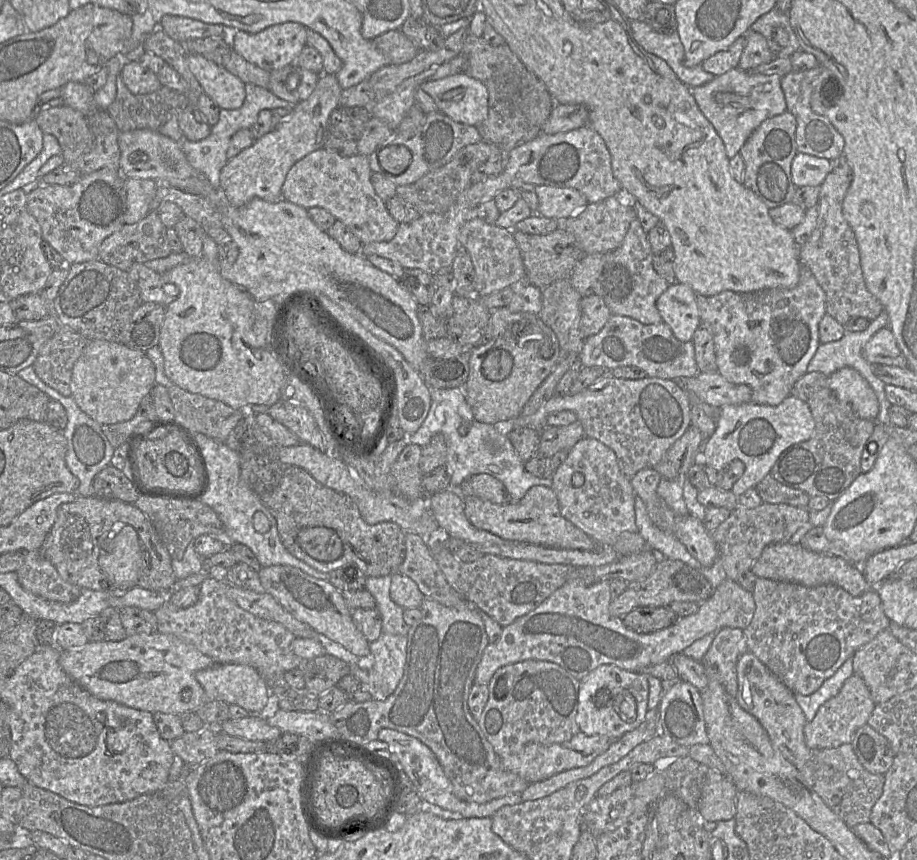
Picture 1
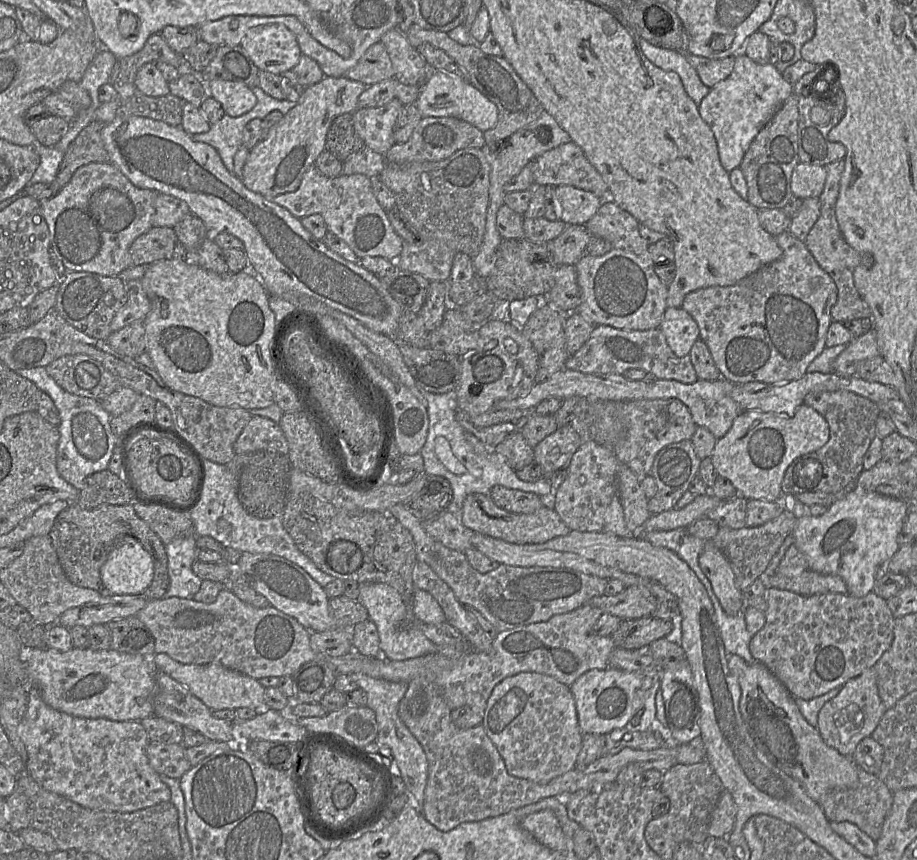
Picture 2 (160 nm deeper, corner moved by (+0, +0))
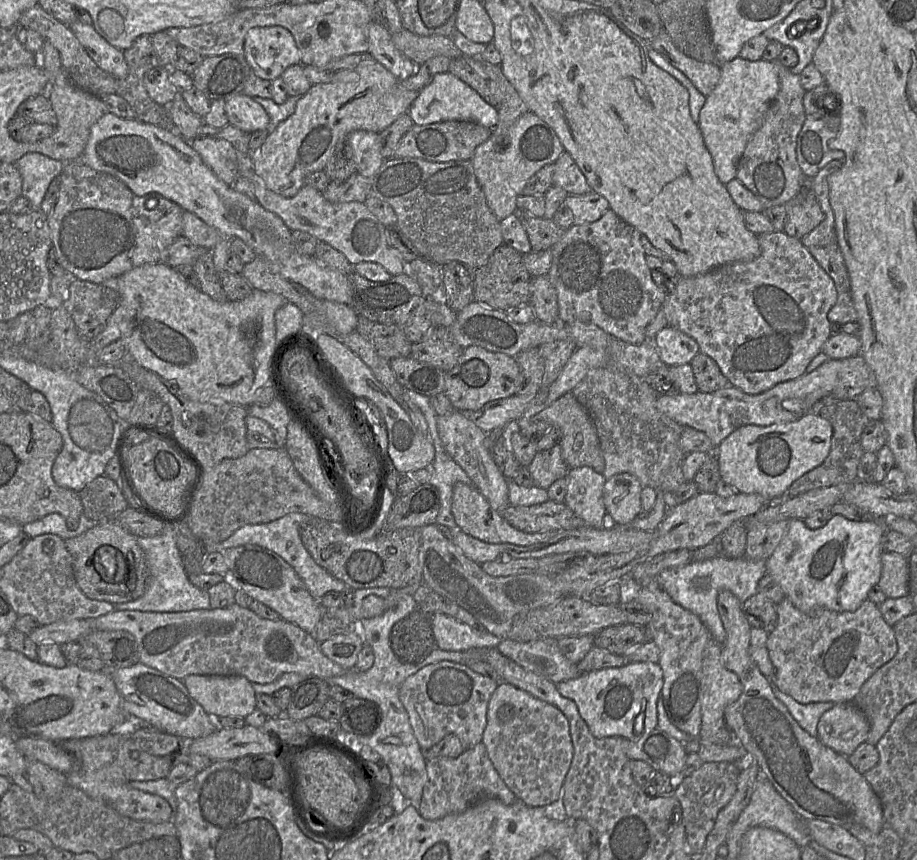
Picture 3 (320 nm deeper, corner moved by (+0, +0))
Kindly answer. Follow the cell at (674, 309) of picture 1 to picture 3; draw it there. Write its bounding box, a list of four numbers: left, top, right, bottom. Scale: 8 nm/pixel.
[654,325,700,366]

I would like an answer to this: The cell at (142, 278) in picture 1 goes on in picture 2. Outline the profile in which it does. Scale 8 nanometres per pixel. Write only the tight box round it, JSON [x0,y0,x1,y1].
[110,279,151,332]

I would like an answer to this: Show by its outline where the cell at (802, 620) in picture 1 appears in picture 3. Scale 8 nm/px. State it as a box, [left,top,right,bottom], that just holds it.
[766,597,898,704]

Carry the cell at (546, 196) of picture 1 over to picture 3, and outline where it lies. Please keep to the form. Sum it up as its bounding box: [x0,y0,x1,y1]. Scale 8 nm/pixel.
[564,193,609,225]

